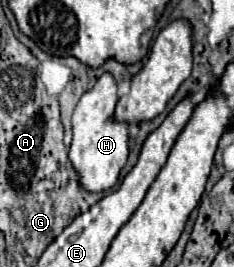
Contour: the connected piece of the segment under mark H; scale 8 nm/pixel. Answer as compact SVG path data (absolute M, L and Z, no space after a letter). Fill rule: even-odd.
M109 72L101 74L91 90L87 90L75 112L73 112L73 142L69 150L69 160L77 170L81 184L89 192L105 192L117 180L119 172L127 162L129 154L129 132L125 122L113 120L115 104L117 104L117 82Z

